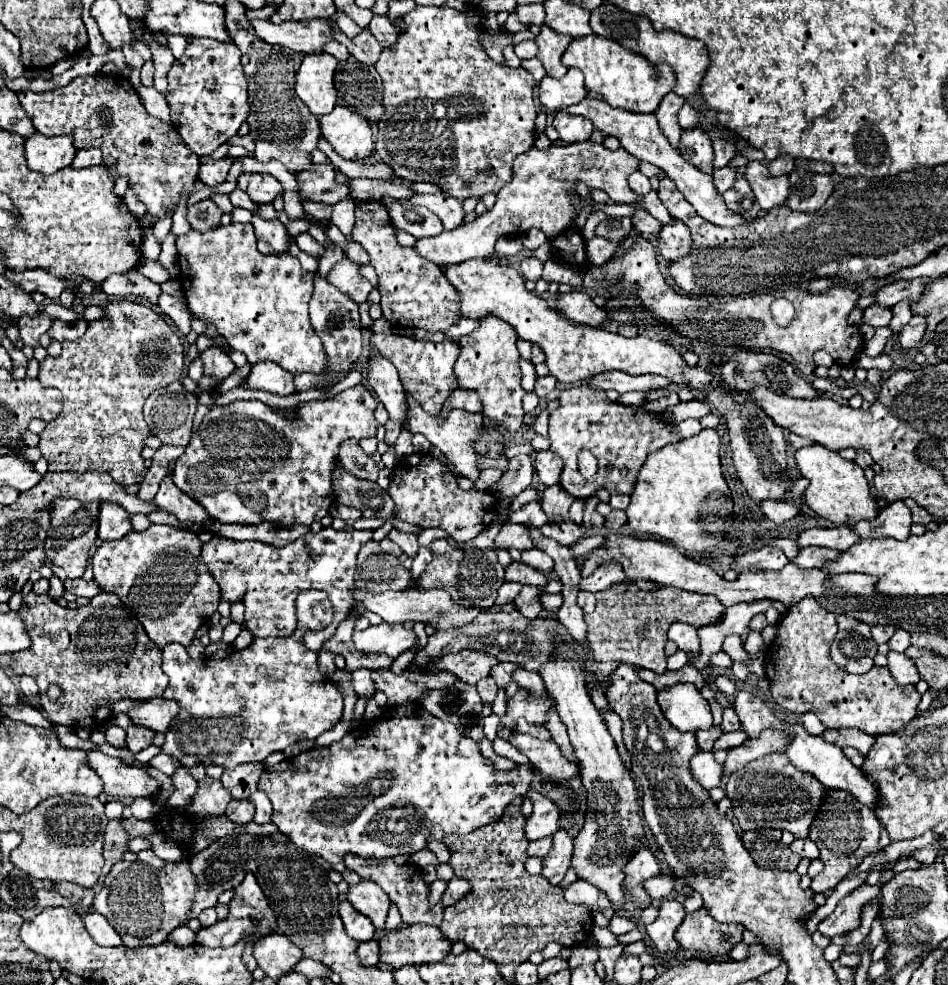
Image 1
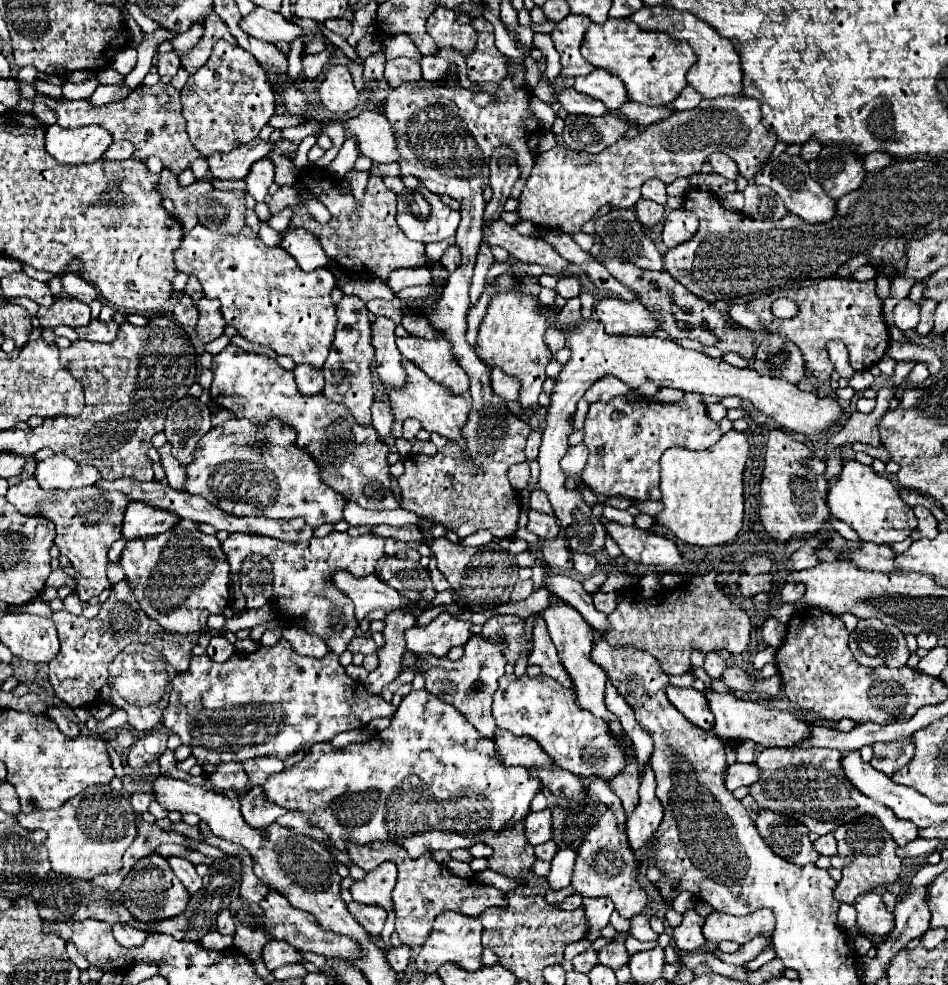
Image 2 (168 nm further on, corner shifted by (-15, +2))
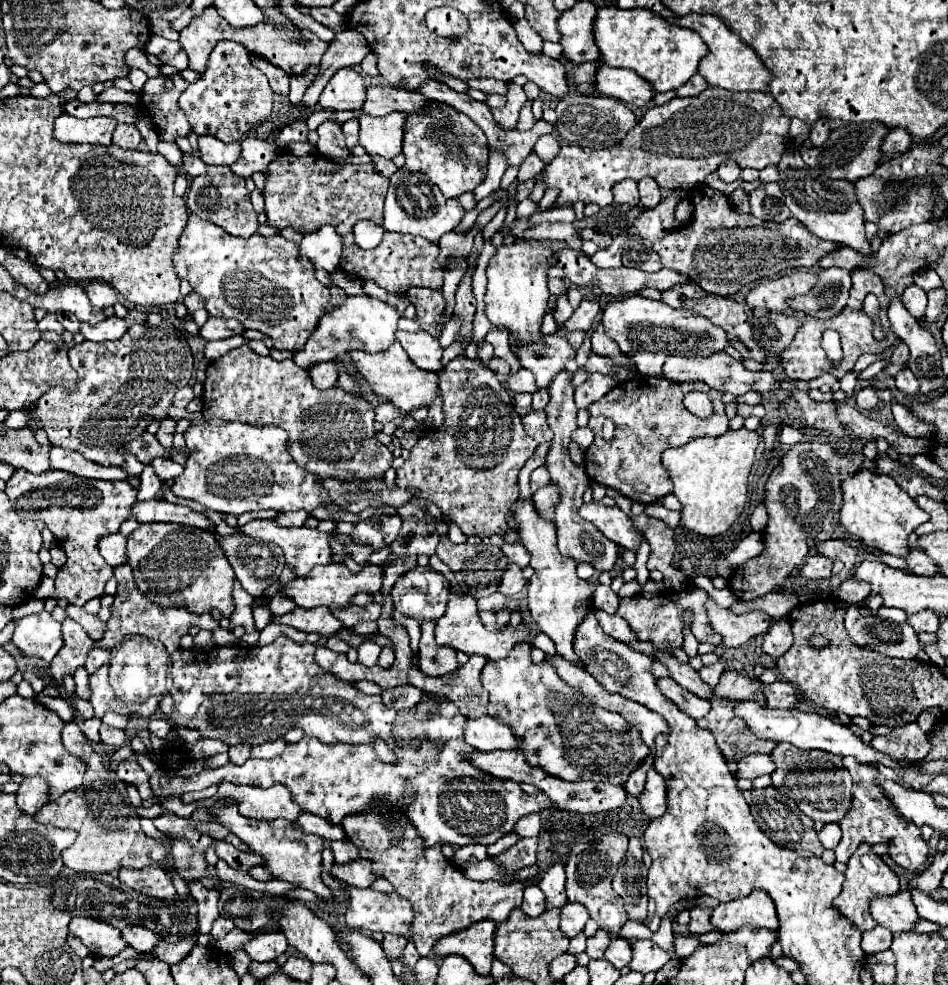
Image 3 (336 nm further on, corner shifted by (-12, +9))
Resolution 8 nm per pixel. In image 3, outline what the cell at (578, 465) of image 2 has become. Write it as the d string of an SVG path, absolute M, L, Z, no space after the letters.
M578 427L578 429L572 433L572 441L576 441L582 451L586 451L586 449L592 445L592 441L594 441L594 433L592 433L588 427L582 427L582 429Z

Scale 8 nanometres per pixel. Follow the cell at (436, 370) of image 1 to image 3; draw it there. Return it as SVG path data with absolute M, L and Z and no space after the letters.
M396 331L396 339L408 353L408 357L414 361L416 367L424 371L434 371L440 373L444 369L442 365L442 347L438 339L434 339L426 331L416 331L416 333L406 333L406 331Z

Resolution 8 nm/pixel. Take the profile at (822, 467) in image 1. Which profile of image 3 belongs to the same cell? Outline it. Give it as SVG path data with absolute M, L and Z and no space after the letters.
M858 469L854 475L842 481L844 503L840 507L840 523L866 545L880 549L884 553L892 553L904 557L908 553L908 535L924 521L928 521L928 513L924 513L908 493L904 493L896 481L888 475L880 475L872 469Z

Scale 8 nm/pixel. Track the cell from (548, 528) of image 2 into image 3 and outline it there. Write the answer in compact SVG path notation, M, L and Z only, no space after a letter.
M546 485L544 489L538 489L532 497L532 503L534 503L536 513L544 521L552 521L552 509L556 507L556 489L552 489L552 485Z

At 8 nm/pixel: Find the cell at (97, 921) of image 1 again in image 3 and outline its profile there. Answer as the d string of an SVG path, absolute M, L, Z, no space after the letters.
M126 925L122 929L122 937L124 941L128 941L138 953L148 953L158 941L160 941L160 935L150 931L148 927L140 927L140 925Z

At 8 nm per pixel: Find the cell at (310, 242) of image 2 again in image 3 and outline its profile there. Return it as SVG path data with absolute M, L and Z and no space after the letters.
M330 225L306 233L300 243L300 257L310 259L316 267L326 269L328 273L334 273L338 269L340 253L342 253L342 241Z

